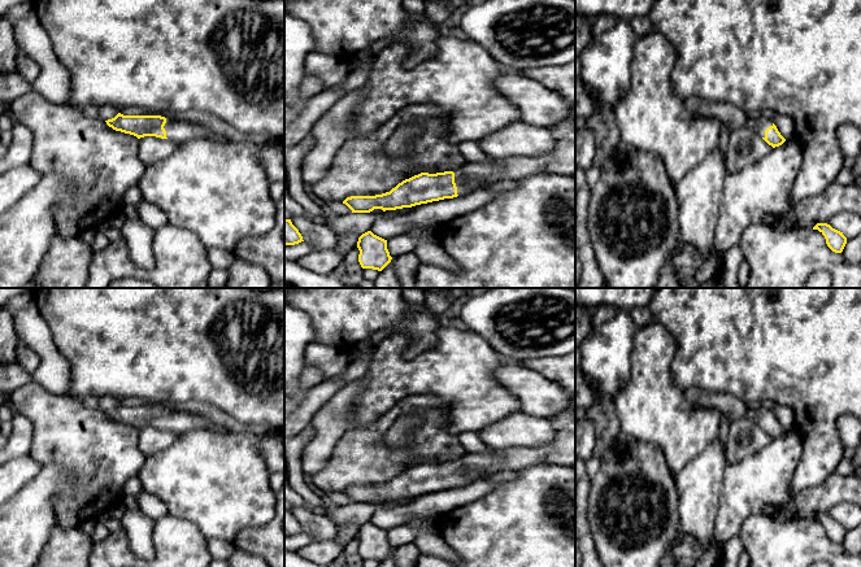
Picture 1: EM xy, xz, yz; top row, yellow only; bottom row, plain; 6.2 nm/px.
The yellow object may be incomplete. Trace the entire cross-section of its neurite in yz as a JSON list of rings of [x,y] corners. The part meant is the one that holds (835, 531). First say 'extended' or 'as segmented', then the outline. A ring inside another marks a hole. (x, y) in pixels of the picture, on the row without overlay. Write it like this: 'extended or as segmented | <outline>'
as segmented | [[[817,514],[813,520],[818,520],[826,529],[827,537],[835,542],[835,544],[842,544],[845,535],[847,535],[847,528],[843,525],[843,523],[832,519],[827,514]]]

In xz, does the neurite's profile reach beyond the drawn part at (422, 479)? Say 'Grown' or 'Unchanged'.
Grown

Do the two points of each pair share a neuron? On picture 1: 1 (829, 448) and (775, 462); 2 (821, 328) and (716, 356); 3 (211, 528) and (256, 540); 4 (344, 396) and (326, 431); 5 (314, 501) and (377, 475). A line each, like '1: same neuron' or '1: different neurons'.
1: different neurons
2: same neuron
3: different neurons
4: same neuron
5: different neurons

